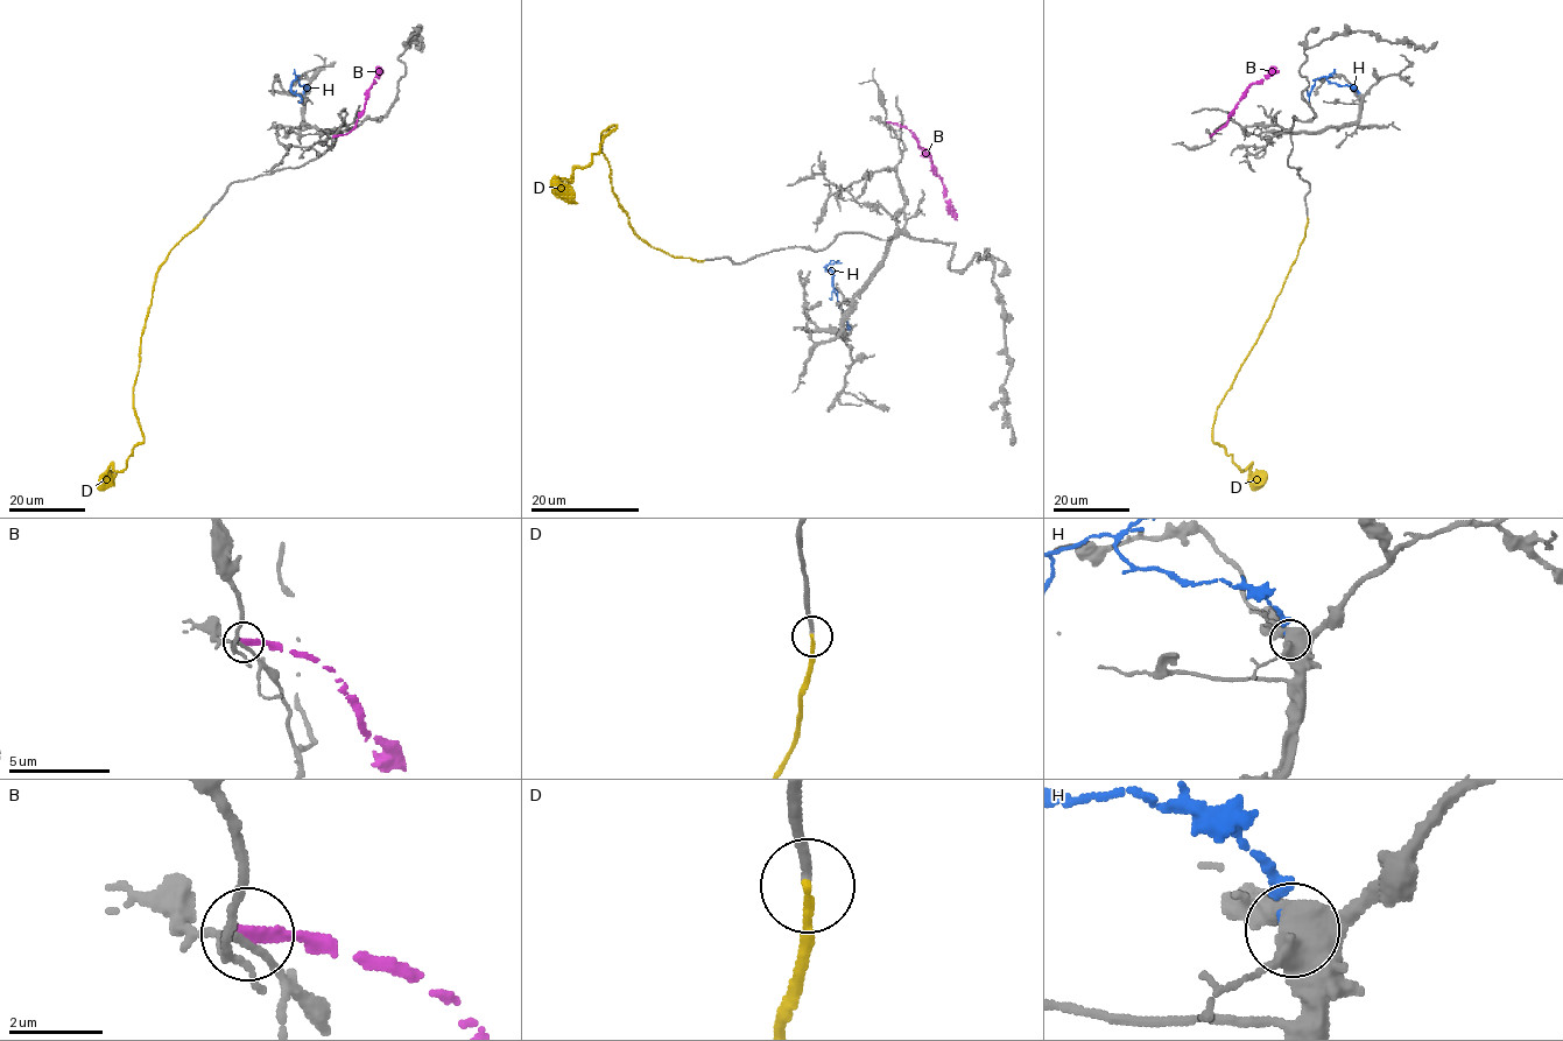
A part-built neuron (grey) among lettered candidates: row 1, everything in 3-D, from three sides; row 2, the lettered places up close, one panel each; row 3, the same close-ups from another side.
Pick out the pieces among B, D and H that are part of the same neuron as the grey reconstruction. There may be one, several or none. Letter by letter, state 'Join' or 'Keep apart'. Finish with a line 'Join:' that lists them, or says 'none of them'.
B: Keep apart
D: Keep apart
H: Keep apart
Join: none of them

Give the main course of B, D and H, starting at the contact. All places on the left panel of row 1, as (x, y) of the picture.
B: (333, 136), (351, 131), (364, 110), (367, 92), (377, 75), (384, 72)
D: (205, 217), (170, 251), (155, 275), (133, 392), (143, 442), (133, 447), (122, 471), (111, 465), (99, 490)
H: (302, 96), (305, 88), (296, 77), (290, 86), (301, 97), (298, 103)

